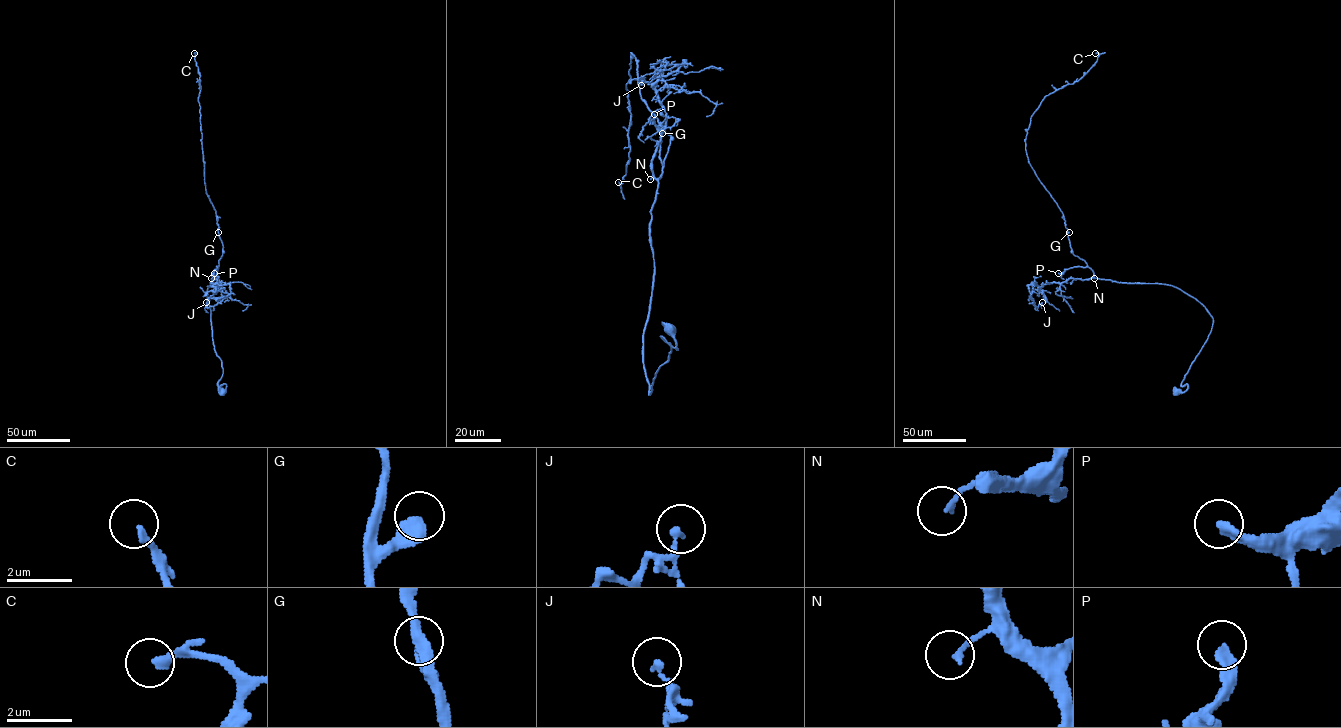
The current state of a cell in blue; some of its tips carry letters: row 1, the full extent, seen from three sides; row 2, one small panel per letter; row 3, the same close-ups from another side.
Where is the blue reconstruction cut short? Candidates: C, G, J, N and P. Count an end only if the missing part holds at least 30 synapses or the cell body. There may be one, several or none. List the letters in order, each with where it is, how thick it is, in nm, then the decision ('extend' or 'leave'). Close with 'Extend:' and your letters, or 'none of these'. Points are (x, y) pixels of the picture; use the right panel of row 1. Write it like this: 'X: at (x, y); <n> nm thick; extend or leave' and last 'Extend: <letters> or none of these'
C: at (1095, 53); 240 nm thick; leave
G: at (1069, 232); 440 nm thick; leave
J: at (1042, 302); 190 nm thick; leave
N: at (1094, 278); 170 nm thick; leave
P: at (1058, 273); 280 nm thick; extend
Extend: P

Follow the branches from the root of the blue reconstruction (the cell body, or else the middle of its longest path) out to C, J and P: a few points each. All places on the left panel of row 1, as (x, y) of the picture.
C: (221, 392), (226, 385), (218, 385), (223, 368), (207, 289), (223, 245), (204, 182), (194, 53)
J: (221, 392), (207, 289), (213, 277), (214, 286), (229, 284), (229, 294), (206, 302)
P: (221, 392), (225, 392), (226, 385), (218, 385), (223, 368), (213, 344), (207, 298), (218, 267), (214, 273)

